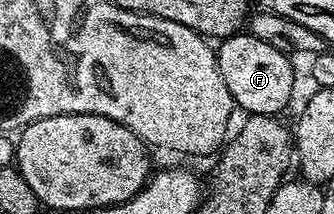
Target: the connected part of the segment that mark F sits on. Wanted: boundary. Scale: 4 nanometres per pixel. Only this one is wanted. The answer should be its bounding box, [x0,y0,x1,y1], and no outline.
[217,32,295,115]

